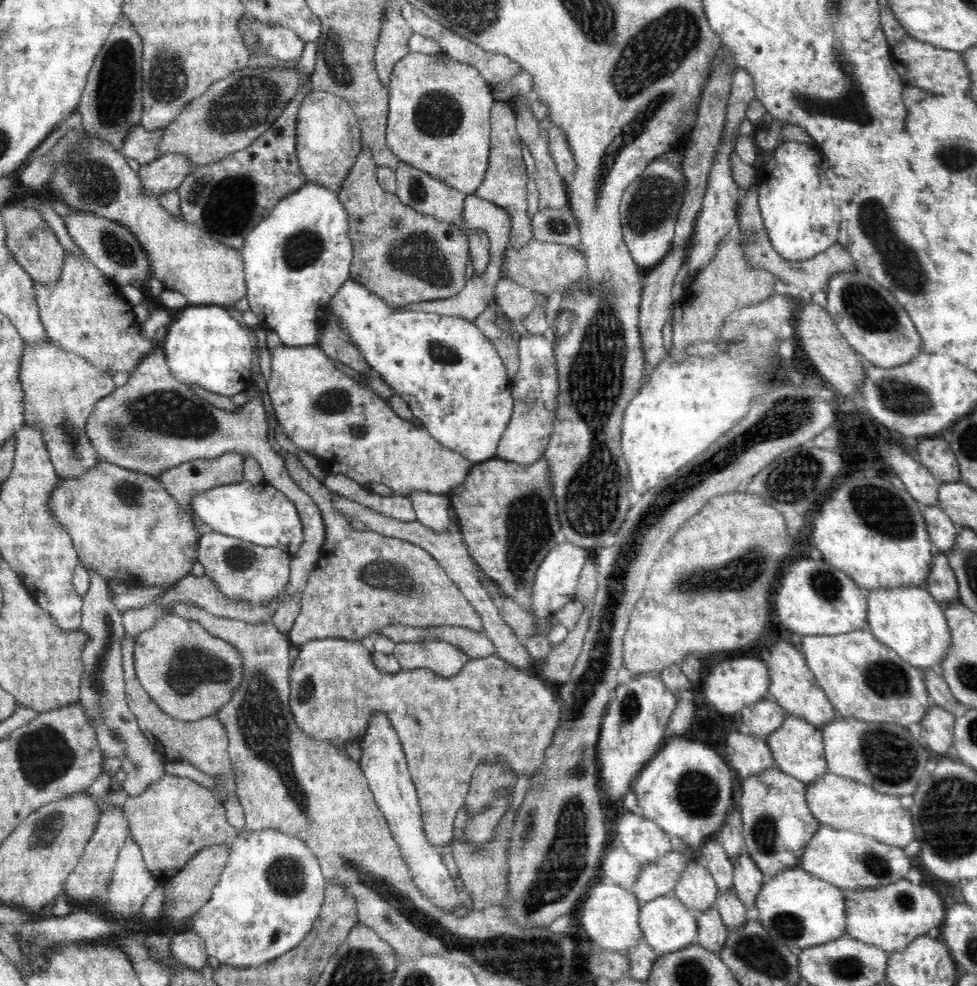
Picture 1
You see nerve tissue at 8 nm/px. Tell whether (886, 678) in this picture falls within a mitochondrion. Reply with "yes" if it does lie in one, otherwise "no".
yes

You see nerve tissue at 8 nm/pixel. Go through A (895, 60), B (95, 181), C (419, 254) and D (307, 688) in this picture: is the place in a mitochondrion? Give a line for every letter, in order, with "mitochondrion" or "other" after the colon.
A: other
B: mitochondrion
C: mitochondrion
D: mitochondrion

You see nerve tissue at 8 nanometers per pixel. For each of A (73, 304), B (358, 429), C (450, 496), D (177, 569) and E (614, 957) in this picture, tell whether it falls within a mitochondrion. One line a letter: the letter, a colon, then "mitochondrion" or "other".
A: other
B: mitochondrion
C: other
D: other
E: other

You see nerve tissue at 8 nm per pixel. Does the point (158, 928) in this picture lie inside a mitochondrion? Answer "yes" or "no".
no

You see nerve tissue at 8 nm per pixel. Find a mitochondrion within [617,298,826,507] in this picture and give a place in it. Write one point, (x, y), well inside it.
(794, 478)

